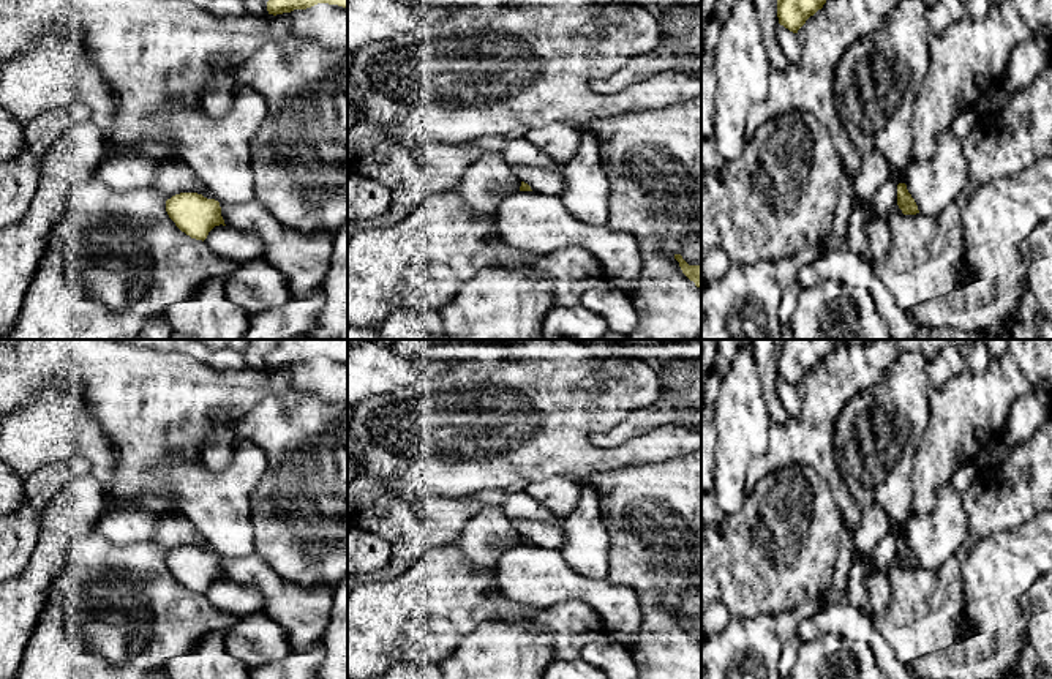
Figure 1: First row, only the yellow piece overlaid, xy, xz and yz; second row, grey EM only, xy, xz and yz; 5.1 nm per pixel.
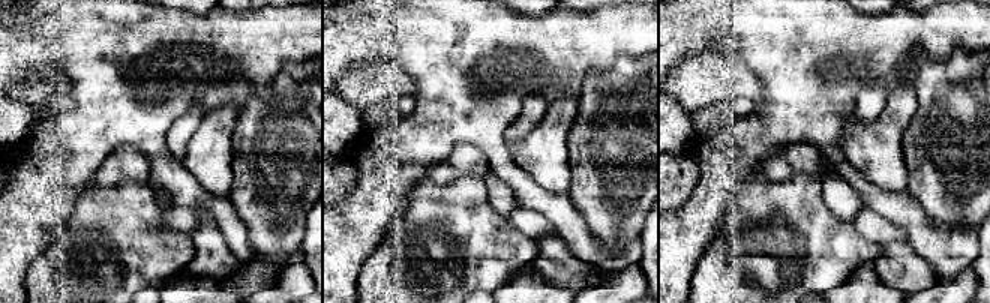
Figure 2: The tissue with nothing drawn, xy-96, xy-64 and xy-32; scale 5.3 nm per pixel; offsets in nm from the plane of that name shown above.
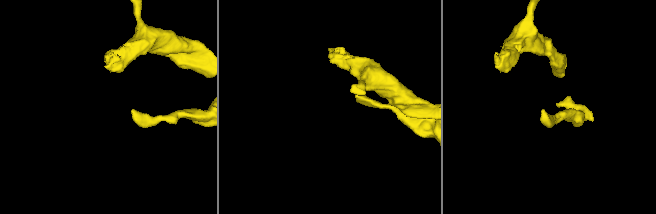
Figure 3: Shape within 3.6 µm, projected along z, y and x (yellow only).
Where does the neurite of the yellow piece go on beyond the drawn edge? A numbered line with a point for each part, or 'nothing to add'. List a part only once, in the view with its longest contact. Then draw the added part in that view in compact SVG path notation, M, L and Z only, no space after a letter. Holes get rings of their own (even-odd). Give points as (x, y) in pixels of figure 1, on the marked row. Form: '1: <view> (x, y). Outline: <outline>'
nothing to add

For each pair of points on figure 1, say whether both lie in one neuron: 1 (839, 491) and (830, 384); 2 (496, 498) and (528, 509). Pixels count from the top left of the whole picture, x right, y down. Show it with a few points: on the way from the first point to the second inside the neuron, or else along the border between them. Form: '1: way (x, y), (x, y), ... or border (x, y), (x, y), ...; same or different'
1: way (823, 465), (822, 411); same
2: way (504, 501), (520, 507); same

